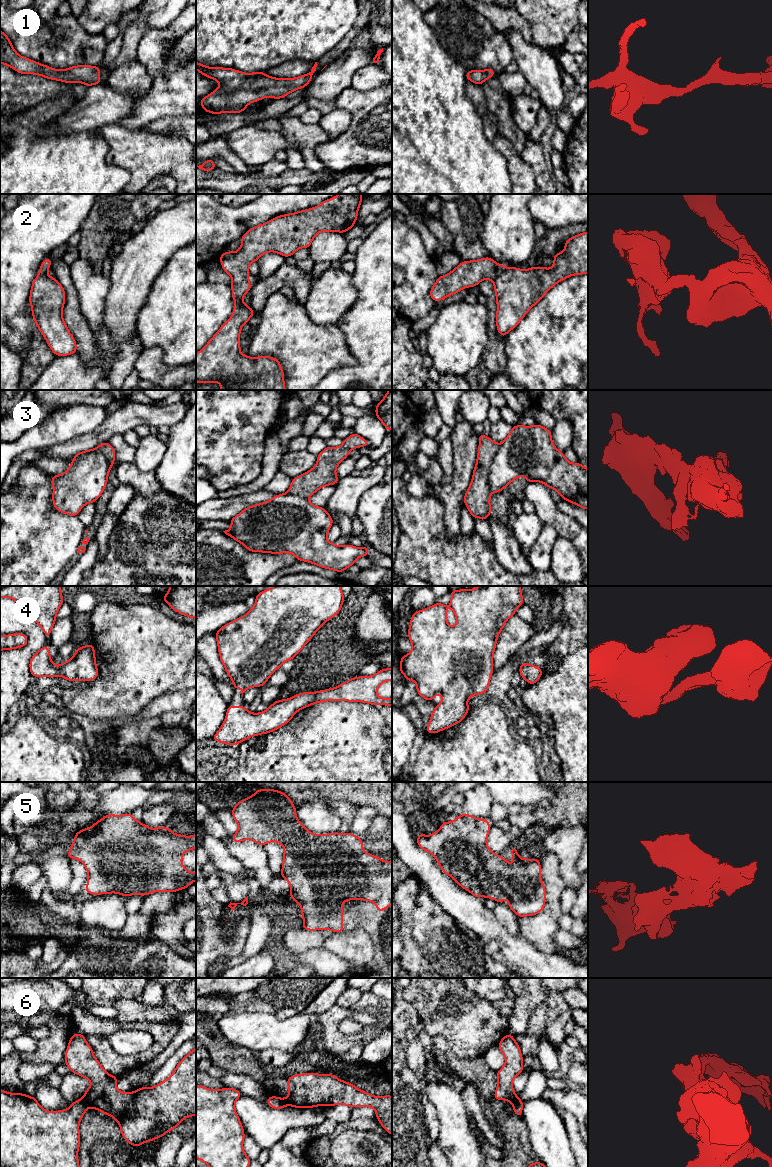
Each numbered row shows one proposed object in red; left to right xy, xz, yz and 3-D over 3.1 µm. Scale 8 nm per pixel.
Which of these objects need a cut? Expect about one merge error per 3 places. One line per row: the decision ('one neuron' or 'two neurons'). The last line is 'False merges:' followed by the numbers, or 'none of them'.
1: one neuron
2: two neurons
3: two neurons
4: one neuron
5: one neuron
6: two neurons
False merges: 2, 3, 6

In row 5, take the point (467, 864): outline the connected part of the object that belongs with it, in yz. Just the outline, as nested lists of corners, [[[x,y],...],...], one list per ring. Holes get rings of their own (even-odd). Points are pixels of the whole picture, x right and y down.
[[[463,813],[451,822],[442,822],[441,827],[431,835],[418,834],[419,848],[432,854],[441,870],[452,877],[464,890],[474,897],[483,896],[494,899],[498,903],[508,897],[509,908],[518,916],[533,916],[545,907],[546,889],[540,877],[540,860],[521,859],[515,847],[510,848],[514,859],[512,864],[503,856],[492,852],[487,845],[490,821],[477,819],[470,814]]]

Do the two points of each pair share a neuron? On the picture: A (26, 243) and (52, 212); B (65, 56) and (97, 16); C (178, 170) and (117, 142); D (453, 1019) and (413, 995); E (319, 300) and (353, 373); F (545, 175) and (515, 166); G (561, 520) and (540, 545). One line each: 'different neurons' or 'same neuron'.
A: same neuron
B: different neurons
C: same neuron
D: same neuron
E: different neurons
F: different neurons
G: different neurons

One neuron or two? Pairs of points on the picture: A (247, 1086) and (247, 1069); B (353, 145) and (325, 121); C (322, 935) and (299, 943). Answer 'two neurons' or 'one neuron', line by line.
A: two neurons
B: two neurons
C: one neuron

